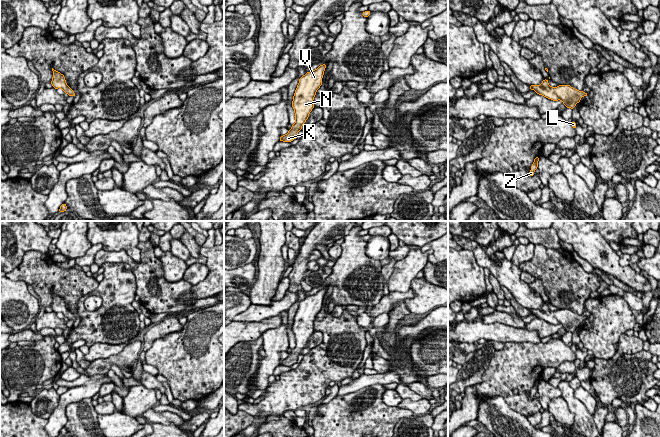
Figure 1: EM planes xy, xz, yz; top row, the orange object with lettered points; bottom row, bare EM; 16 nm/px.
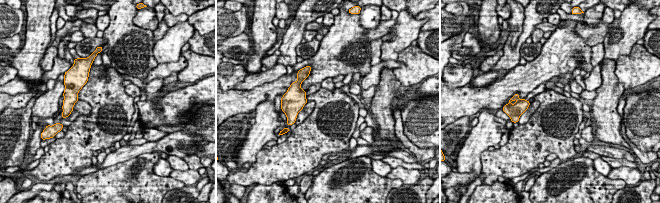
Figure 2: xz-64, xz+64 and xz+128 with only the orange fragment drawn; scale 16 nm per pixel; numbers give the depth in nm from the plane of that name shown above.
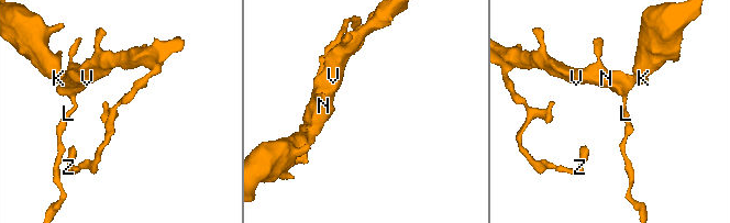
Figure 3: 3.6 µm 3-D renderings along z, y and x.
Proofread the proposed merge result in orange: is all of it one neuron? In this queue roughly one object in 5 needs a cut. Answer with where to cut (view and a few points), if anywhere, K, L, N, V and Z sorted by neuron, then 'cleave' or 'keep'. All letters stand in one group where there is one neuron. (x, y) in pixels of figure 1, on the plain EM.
no cut | K L N V Z | keep

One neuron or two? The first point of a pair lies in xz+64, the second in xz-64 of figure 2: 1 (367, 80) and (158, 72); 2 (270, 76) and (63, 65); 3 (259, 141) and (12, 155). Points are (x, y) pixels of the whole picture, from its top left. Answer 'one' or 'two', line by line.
1: one
2: one
3: two

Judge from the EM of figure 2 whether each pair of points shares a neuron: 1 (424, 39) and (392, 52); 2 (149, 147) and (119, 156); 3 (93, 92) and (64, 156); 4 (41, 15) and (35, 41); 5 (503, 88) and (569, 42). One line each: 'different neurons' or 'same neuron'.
1: different neurons
2: same neuron
3: same neuron
4: same neuron
5: same neuron

